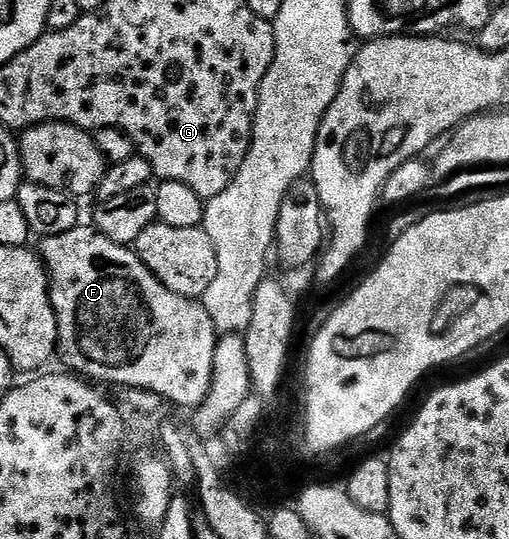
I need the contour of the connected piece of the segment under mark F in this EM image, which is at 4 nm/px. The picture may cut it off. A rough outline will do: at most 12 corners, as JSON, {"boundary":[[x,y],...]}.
{"boundary":[[44,237],[58,360],[194,410],[217,334],[134,248]]}

